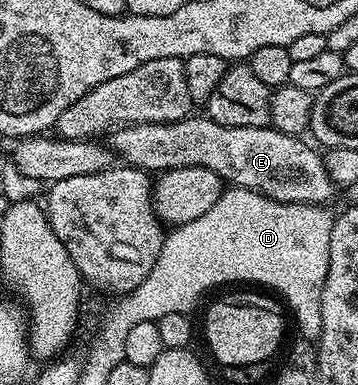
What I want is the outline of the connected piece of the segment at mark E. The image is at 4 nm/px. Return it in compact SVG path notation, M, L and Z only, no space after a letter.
M188 117L177 121L176 123L129 123L125 127L117 127L109 135L109 146L116 156L119 155L124 164L129 167L138 167L139 170L148 173L162 173L172 171L173 169L181 169L182 167L200 167L201 169L213 169L213 173L220 175L228 184L236 187L244 187L250 191L261 193L270 199L276 199L282 203L317 203L320 205L330 204L330 199L337 194L335 183L329 177L329 173L323 164L323 155L310 142L302 143L304 140L298 135L290 135L289 133L281 133L276 127L270 125L265 127L230 127L229 125L217 125L217 121L206 117Z

